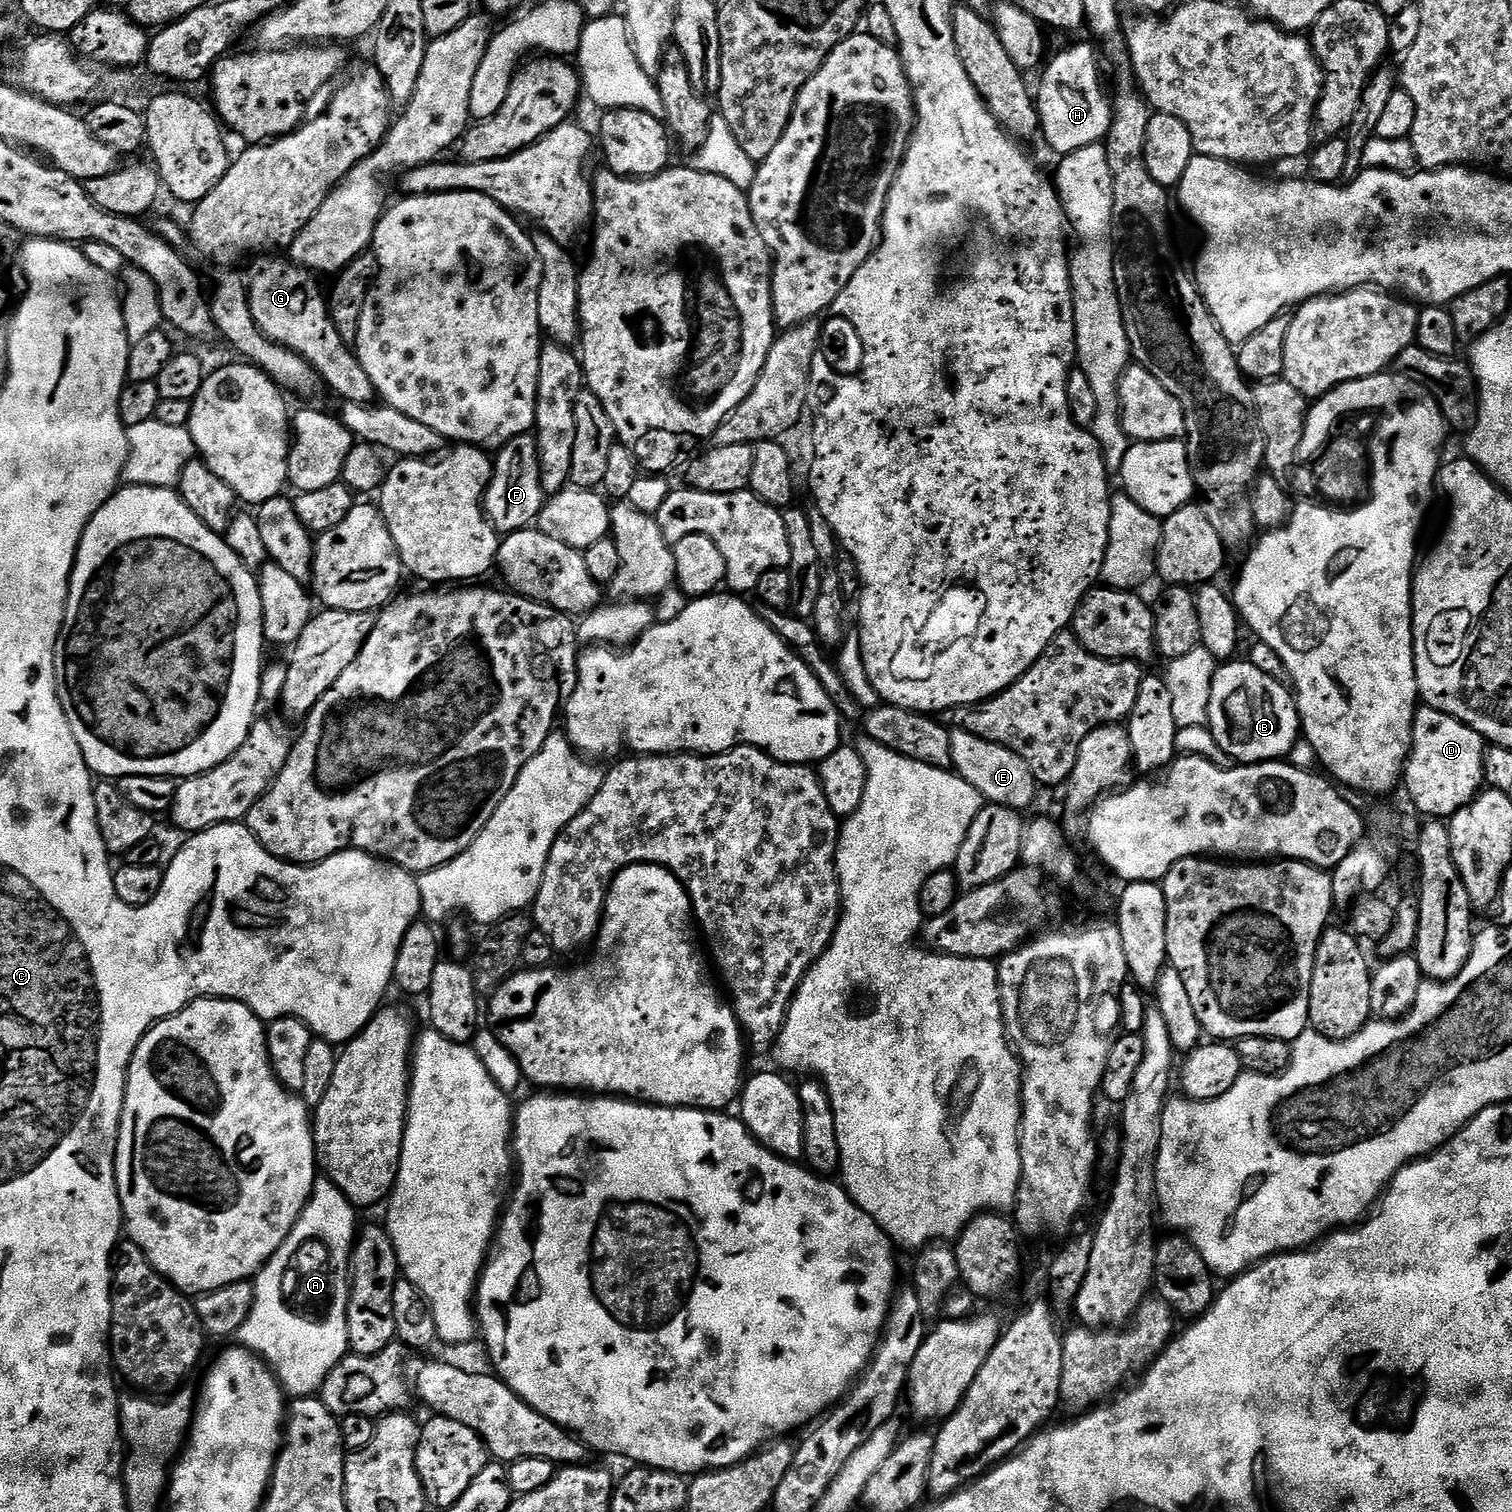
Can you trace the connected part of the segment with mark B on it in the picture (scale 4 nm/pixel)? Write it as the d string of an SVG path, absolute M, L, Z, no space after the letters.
M1240 658L1217 667L1207 727L1211 728L1214 738L1218 738L1218 746L1222 746L1233 761L1241 765L1265 764L1267 760L1287 757L1296 747L1302 736L1300 709L1289 685L1285 684L1279 684L1256 664L1243 664Z

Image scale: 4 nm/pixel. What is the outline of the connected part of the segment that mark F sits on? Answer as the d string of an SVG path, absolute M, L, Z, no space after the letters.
M535 435L519 436L495 453L492 481L484 492L483 510L497 533L518 532L529 527L544 509L546 493L540 481L540 445Z

